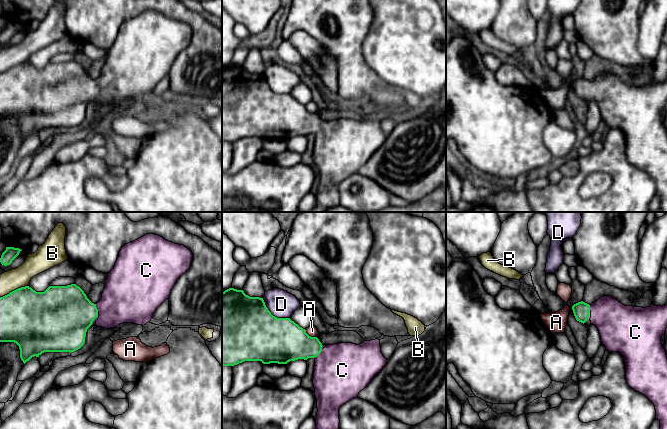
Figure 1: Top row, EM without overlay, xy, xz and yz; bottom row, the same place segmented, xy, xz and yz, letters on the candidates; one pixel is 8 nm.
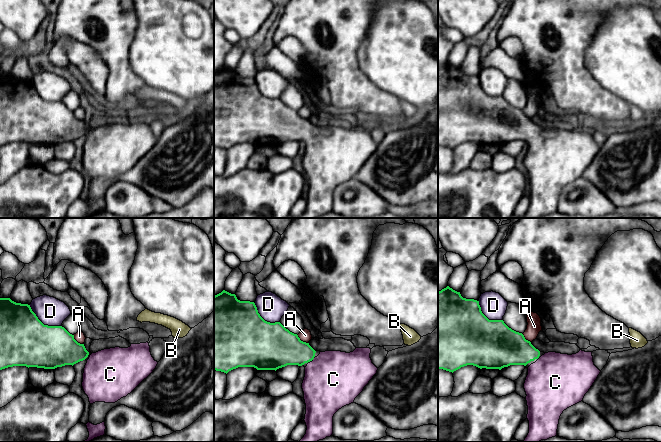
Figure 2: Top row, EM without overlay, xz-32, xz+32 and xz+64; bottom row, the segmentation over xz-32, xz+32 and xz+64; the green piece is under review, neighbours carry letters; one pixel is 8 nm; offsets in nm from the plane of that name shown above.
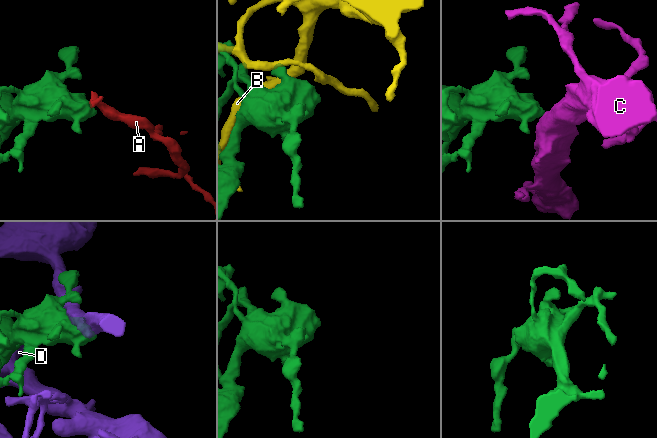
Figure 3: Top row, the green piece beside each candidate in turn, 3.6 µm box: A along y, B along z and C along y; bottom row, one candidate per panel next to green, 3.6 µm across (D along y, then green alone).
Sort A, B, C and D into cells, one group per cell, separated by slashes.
A / B / C / D

